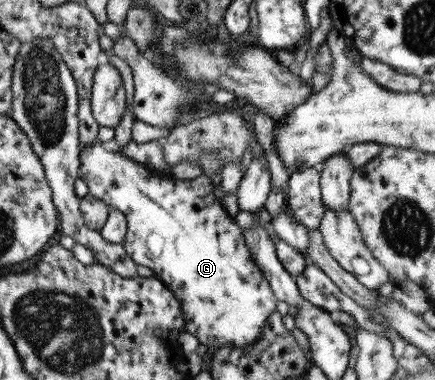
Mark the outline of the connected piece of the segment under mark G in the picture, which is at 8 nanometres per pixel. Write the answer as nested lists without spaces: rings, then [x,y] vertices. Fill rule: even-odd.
[[[98,140],[80,149],[77,179],[83,181],[88,193],[102,200],[108,207],[118,210],[126,218],[126,233],[121,242],[127,256],[153,272],[177,299],[183,313],[181,331],[195,337],[207,348],[247,348],[263,334],[265,319],[275,311],[277,299],[264,279],[260,266],[252,259],[245,246],[244,234],[229,216],[223,205],[214,199],[207,175],[192,179],[173,179],[162,176],[150,168],[121,156],[118,151],[107,151]]]

